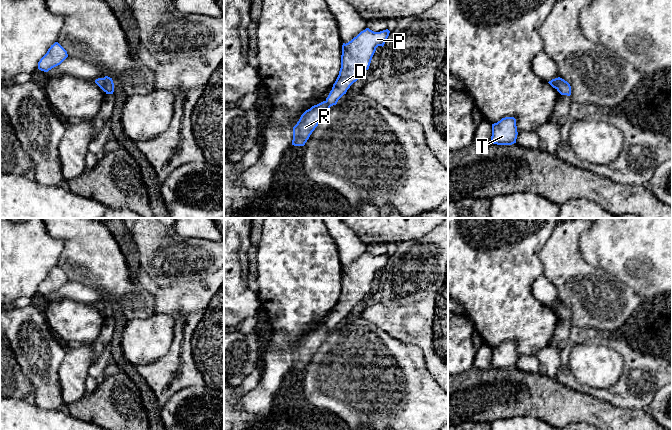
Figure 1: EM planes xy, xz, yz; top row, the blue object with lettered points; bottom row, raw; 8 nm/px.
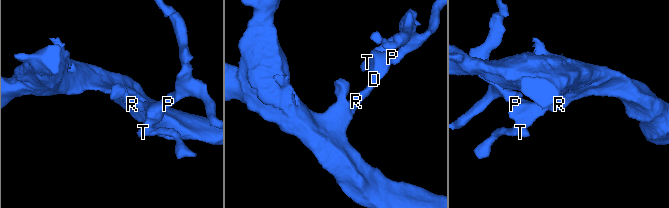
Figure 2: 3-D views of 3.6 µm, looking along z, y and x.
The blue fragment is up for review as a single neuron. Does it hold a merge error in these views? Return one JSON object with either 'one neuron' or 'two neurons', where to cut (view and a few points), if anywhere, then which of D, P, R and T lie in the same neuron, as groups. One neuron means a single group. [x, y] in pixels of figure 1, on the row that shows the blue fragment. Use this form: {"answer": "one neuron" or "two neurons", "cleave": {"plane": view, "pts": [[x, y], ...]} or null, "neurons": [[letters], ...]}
{"answer": "two neurons", "cleave": {"plane": "xy", "pts": [[103, 78], [105, 91]]}, "neurons": [["D", "P", "T"], ["R"]]}

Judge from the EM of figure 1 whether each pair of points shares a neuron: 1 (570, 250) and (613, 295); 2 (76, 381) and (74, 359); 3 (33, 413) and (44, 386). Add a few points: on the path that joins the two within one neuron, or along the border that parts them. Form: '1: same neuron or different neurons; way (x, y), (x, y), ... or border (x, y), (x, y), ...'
1: same neuron; way (575, 262), (601, 288)
2: same neuron; way (74, 376), (74, 364)
3: different neurons; border (34, 404), (44, 409), (59, 410)

